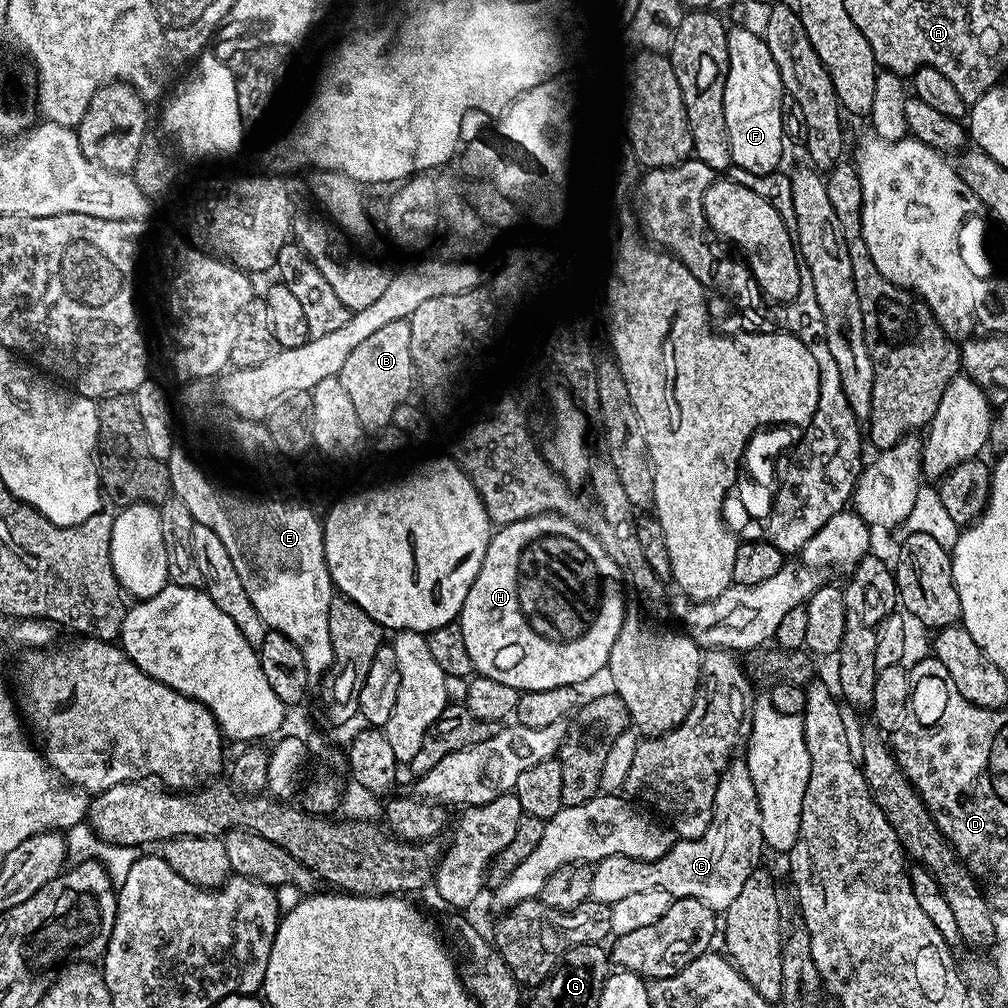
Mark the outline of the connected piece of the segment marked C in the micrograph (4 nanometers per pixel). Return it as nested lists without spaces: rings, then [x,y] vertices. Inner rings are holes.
[[[740,758],[733,759],[727,770],[722,774],[718,782],[718,790],[714,794],[714,810],[712,821],[702,834],[702,838],[693,840],[677,839],[669,852],[660,860],[647,861],[635,860],[629,856],[611,856],[599,861],[592,868],[592,881],[590,882],[590,897],[600,904],[613,904],[622,902],[622,898],[630,894],[638,894],[641,890],[666,890],[674,898],[685,896],[686,898],[698,898],[706,906],[713,910],[726,910],[734,898],[746,886],[746,878],[757,871],[760,860],[760,851],[765,851],[762,834],[762,812],[759,810],[759,798],[755,792],[754,782],[751,780],[750,770],[745,761]]]

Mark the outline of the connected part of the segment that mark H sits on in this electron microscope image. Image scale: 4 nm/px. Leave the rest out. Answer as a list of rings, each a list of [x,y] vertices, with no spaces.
[[[531,516],[529,520],[523,520],[522,522],[514,522],[513,524],[505,524],[493,535],[492,542],[488,547],[486,558],[482,564],[482,570],[478,574],[478,578],[474,580],[474,586],[470,588],[470,594],[466,596],[466,602],[462,606],[458,617],[458,627],[462,630],[462,639],[466,641],[466,650],[470,654],[470,662],[473,669],[479,675],[486,678],[494,678],[494,682],[503,682],[506,686],[514,686],[520,692],[533,692],[534,690],[554,690],[558,686],[584,686],[591,676],[596,676],[600,671],[605,671],[606,665],[611,658],[611,651],[614,650],[614,644],[618,638],[620,632],[623,630],[624,618],[626,615],[626,607],[624,608],[624,592],[626,596],[626,585],[620,575],[620,567],[614,562],[614,558],[610,558],[610,554],[602,546],[602,542],[588,529],[580,527],[580,525],[574,523],[573,520],[567,520],[565,516]]]

